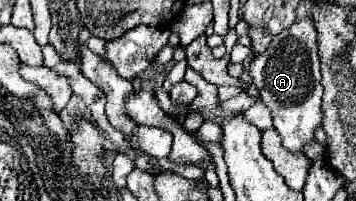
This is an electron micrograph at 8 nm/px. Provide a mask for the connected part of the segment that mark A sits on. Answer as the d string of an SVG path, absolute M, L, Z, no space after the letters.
M313 17L297 19L291 29L283 29L265 53L259 53L249 63L249 77L259 89L261 101L273 113L273 127L283 139L283 147L291 153L303 153L303 147L315 141L315 129L321 127L321 61L317 49L317 29Z

